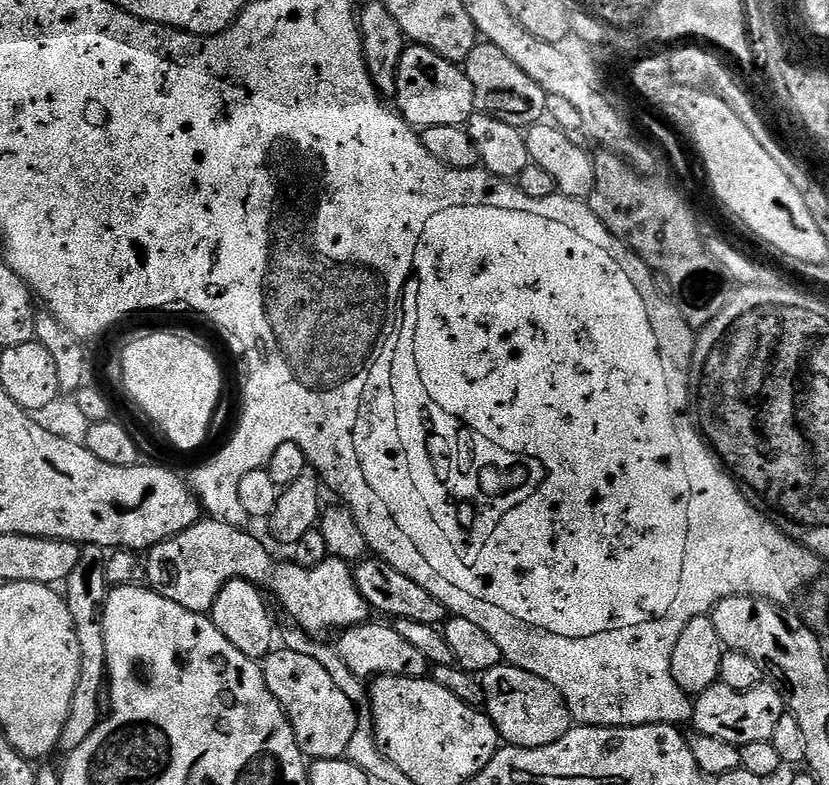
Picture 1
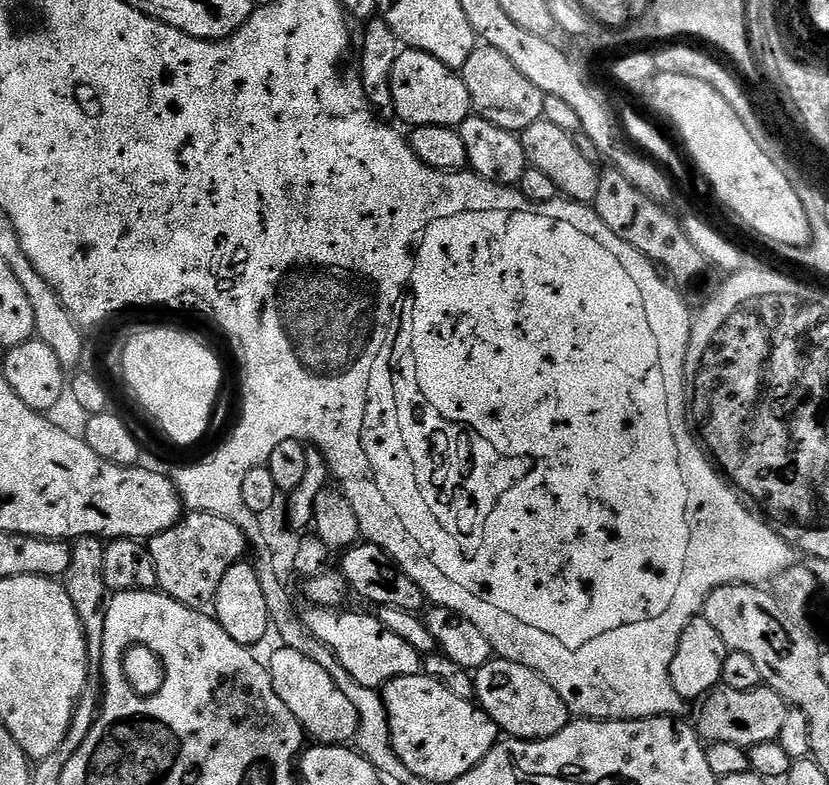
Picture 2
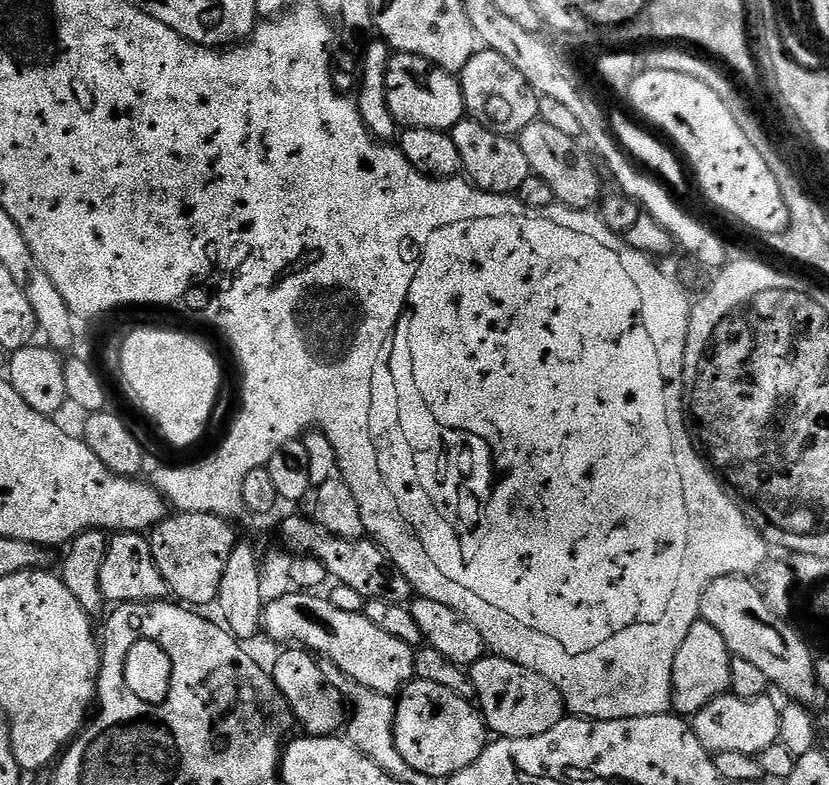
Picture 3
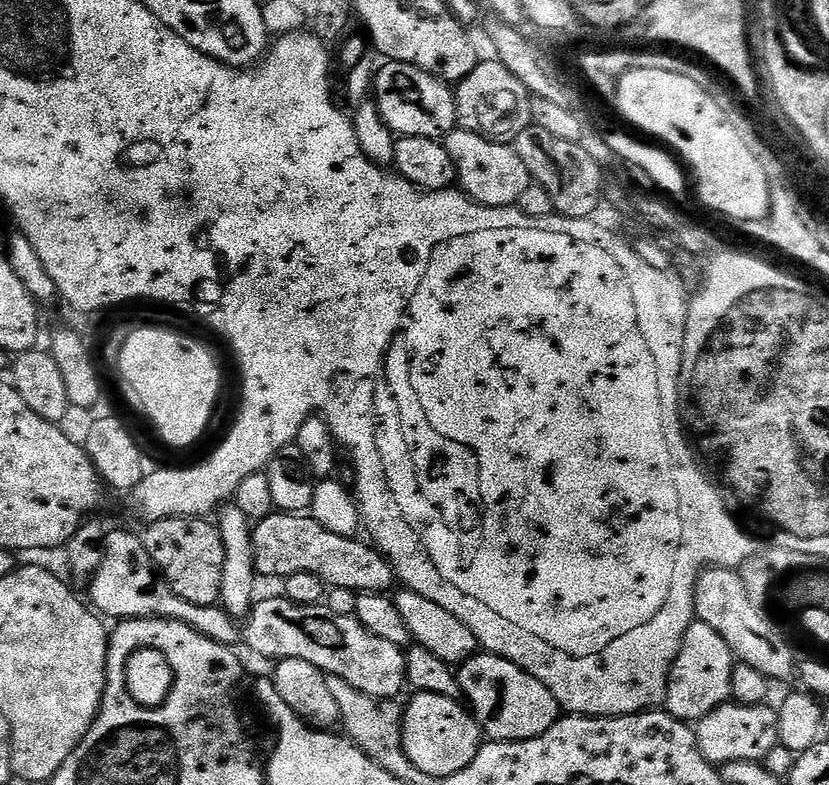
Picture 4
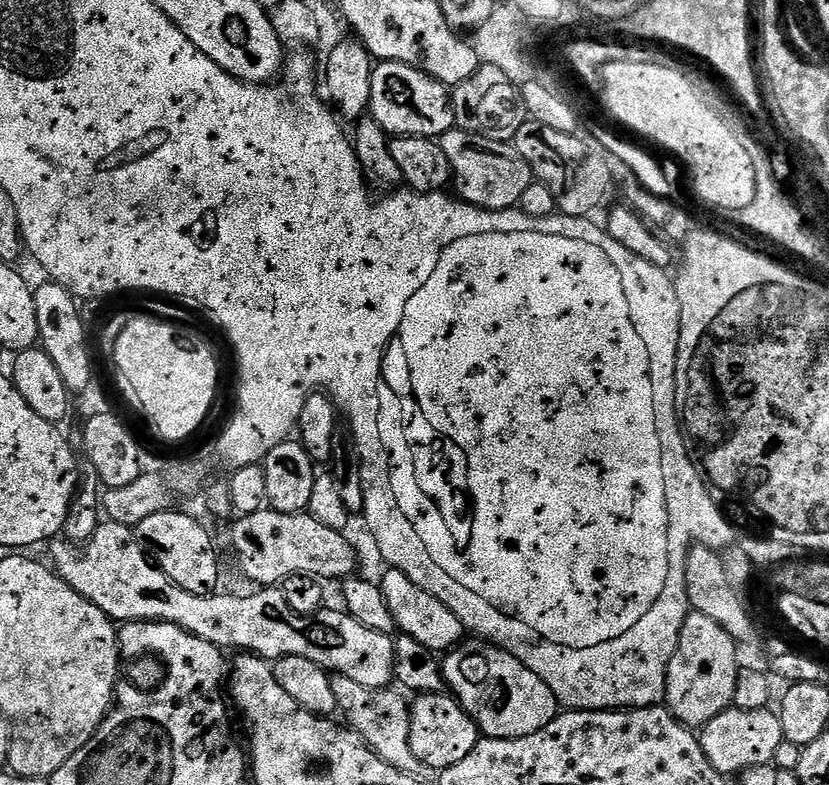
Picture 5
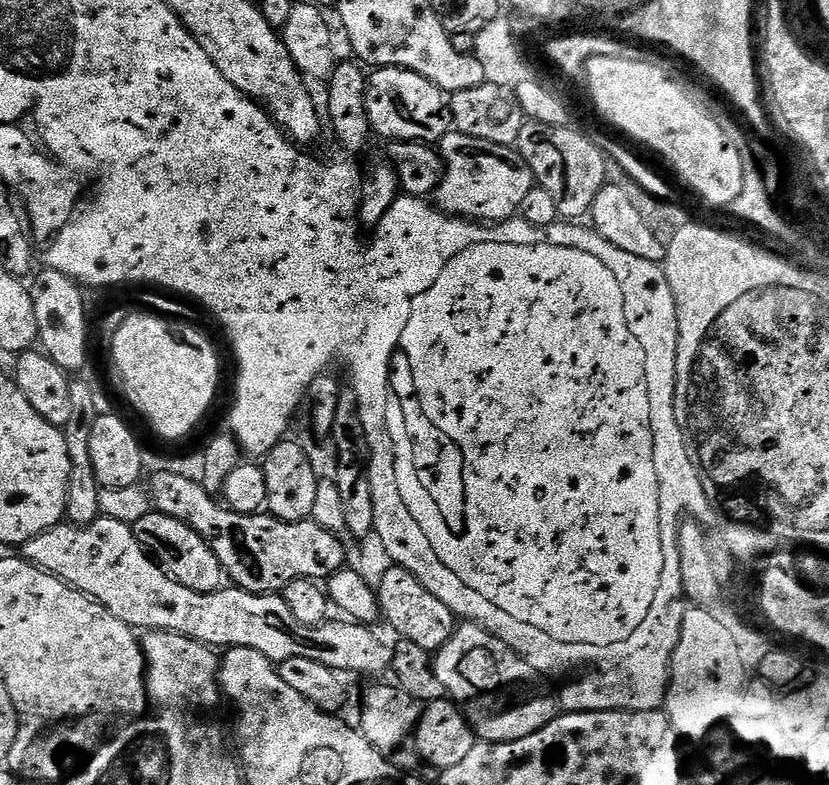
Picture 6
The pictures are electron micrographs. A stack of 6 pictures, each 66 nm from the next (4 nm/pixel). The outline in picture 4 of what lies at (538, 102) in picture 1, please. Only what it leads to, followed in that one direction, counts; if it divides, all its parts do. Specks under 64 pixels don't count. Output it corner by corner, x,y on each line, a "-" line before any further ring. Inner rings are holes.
481,59
466,74
466,78
455,85
456,122
459,127
470,130
488,140
515,141
516,135
532,123
532,101
534,99
525,86
501,60

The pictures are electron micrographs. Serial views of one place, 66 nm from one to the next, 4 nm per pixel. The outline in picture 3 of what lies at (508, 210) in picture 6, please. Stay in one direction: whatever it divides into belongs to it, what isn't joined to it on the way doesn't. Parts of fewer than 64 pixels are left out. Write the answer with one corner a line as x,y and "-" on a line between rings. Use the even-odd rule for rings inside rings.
471,118
459,120
450,129
450,135
454,146
458,146
458,154
462,154
463,175
471,183
483,192
493,192
499,196
519,193
530,169
526,154
522,154
519,143
513,137
498,134

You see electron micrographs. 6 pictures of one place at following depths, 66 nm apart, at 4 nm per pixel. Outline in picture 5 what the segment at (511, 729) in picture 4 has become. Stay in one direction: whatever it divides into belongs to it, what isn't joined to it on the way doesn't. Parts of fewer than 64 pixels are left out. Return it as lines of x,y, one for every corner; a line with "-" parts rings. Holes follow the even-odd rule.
465,639
443,657
442,667
451,695
471,714
487,739
517,740
538,734
558,715
558,701
550,686
514,654
487,640

